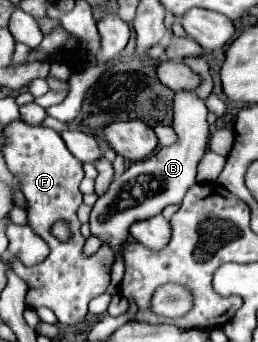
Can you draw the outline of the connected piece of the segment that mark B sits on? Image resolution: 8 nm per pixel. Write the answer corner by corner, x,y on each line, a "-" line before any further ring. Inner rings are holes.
176,92
176,98
174,98
174,130
176,130
176,134
178,134
178,142
176,142
176,144
174,144
174,146
168,146
168,148
160,148
160,150
158,150
158,152
156,152
156,156
154,156
154,154
152,154
152,156
150,156
150,158
144,158
144,160
140,160
140,162
132,162
132,164
130,164
130,166
128,166
128,170
126,170
126,172
124,172
124,174
122,174
122,176
118,176
118,178
114,178
114,182
112,182
112,184
110,184
110,186
108,186
108,190
106,190
106,192
104,192
104,194
102,194
102,196
98,196
98,200
96,200
96,204
94,204
94,206
92,206
92,212
90,212
90,232
92,232
92,234
94,234
94,236
98,236
98,238
100,238
100,240
102,240
102,244
106,244
106,246
110,246
110,248
112,248
112,250
114,250
114,254
118,254
118,252
120,252
120,250
122,250
122,246
124,246
124,244
126,244
126,242
128,242
128,236
130,236
130,232
128,232
128,230
130,230
130,226
132,226
132,224
134,224
134,222
140,222
140,220
146,220
146,218
152,218
152,216
156,216
156,214
160,214
160,212
162,212
162,210
164,210
164,208
166,208
166,206
168,206
168,204
180,204
180,202
182,202
182,198
184,198
184,194
186,194
186,192
188,192
188,188
190,188
190,186
192,186
192,184
194,184
194,178
196,178
196,166
198,166
198,162
200,162
200,158
202,158
202,156
204,156
204,152
206,152
206,146
208,146
208,122
206,122
206,114
208,114
208,110
206,110
206,104
204,104
204,102
202,102
202,100
200,100
200,98
198,98
198,96
196,96
196,94
194,94
194,92
-
148,180
150,180
150,182
156,182
156,192
152,192
152,190
150,190
150,188
142,188
142,184
144,184
144,182
148,182

